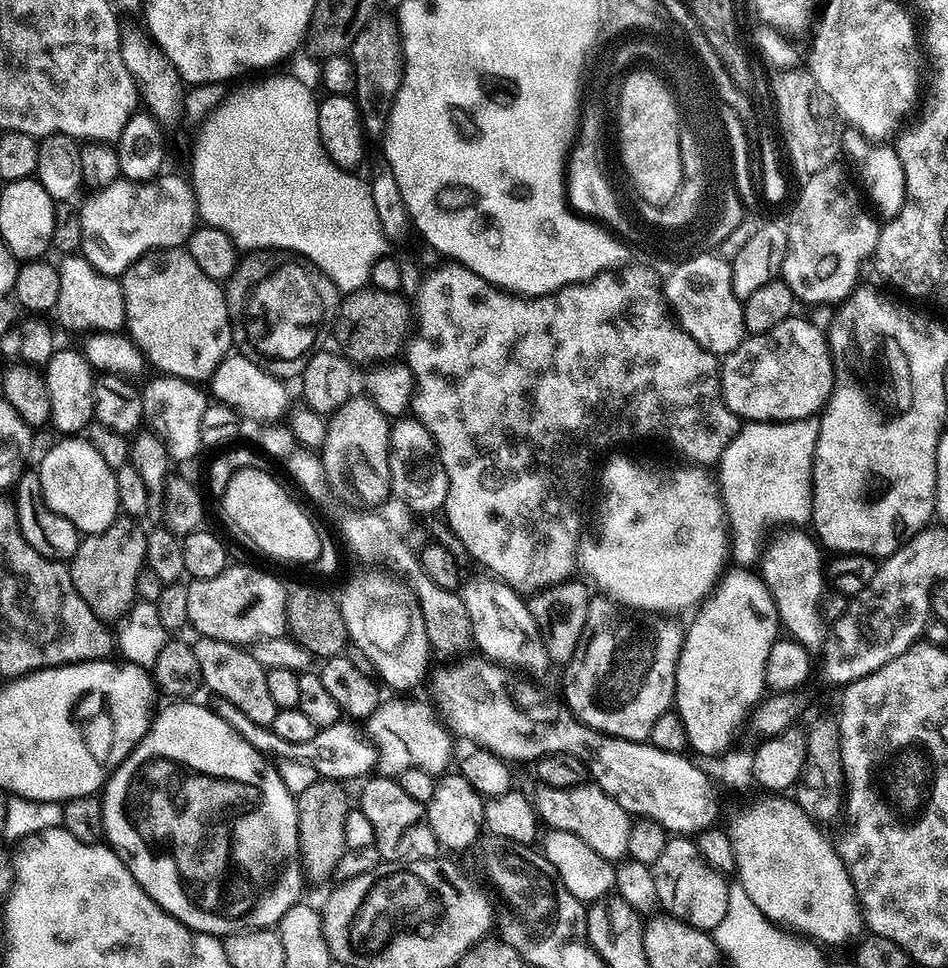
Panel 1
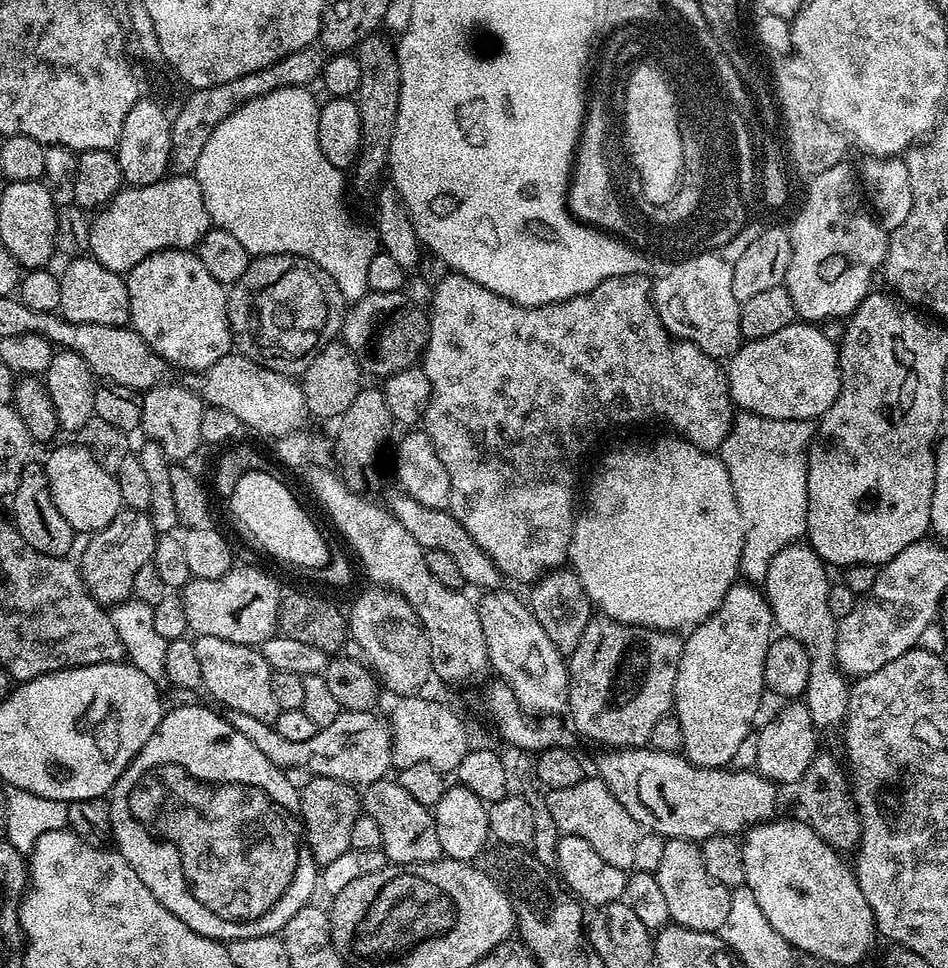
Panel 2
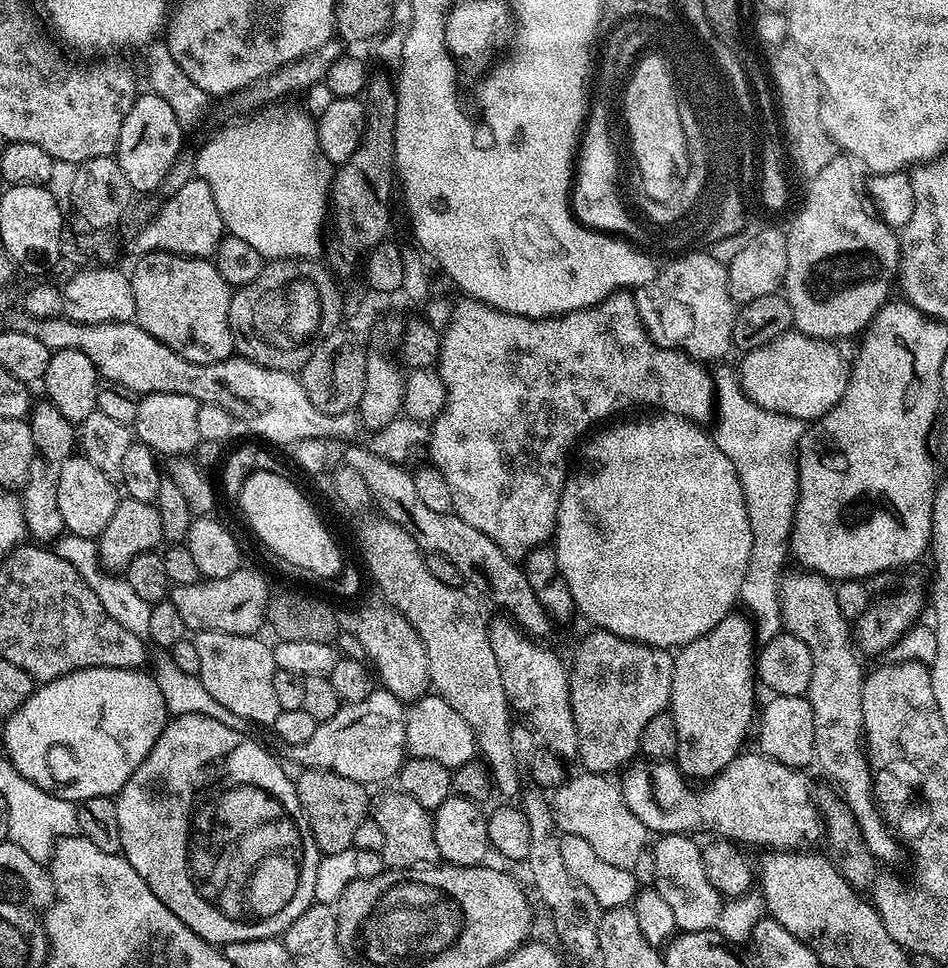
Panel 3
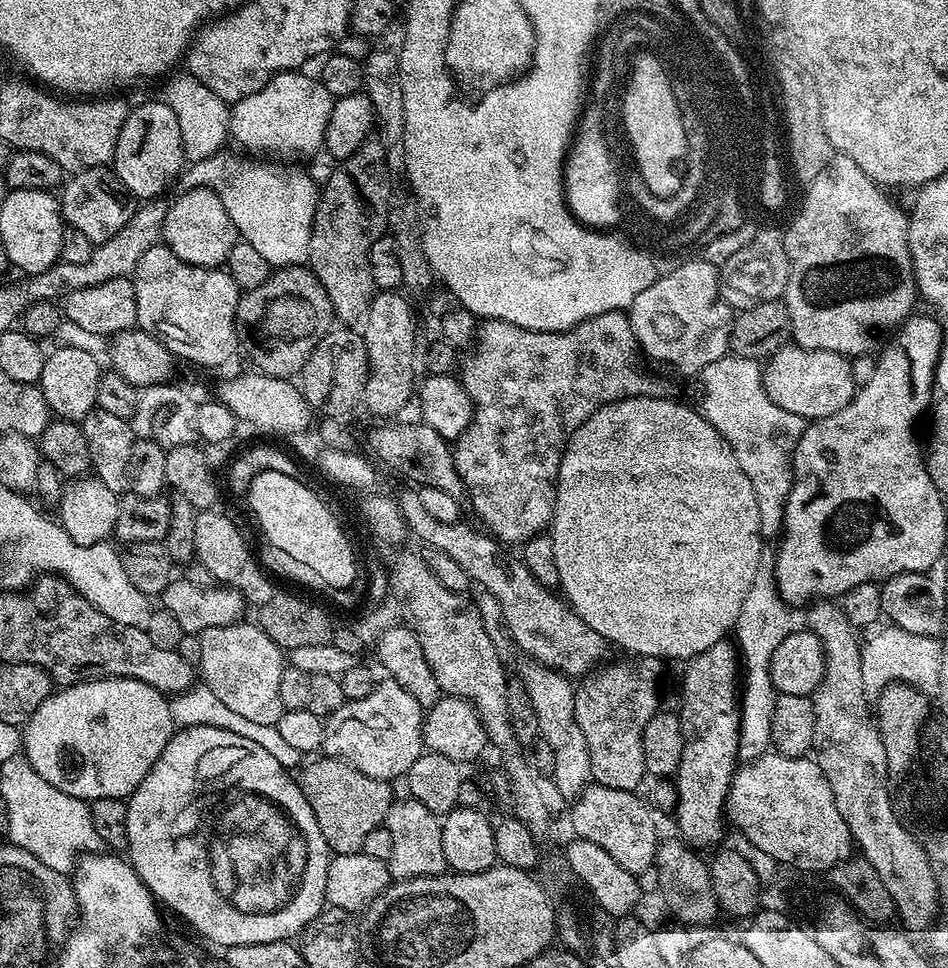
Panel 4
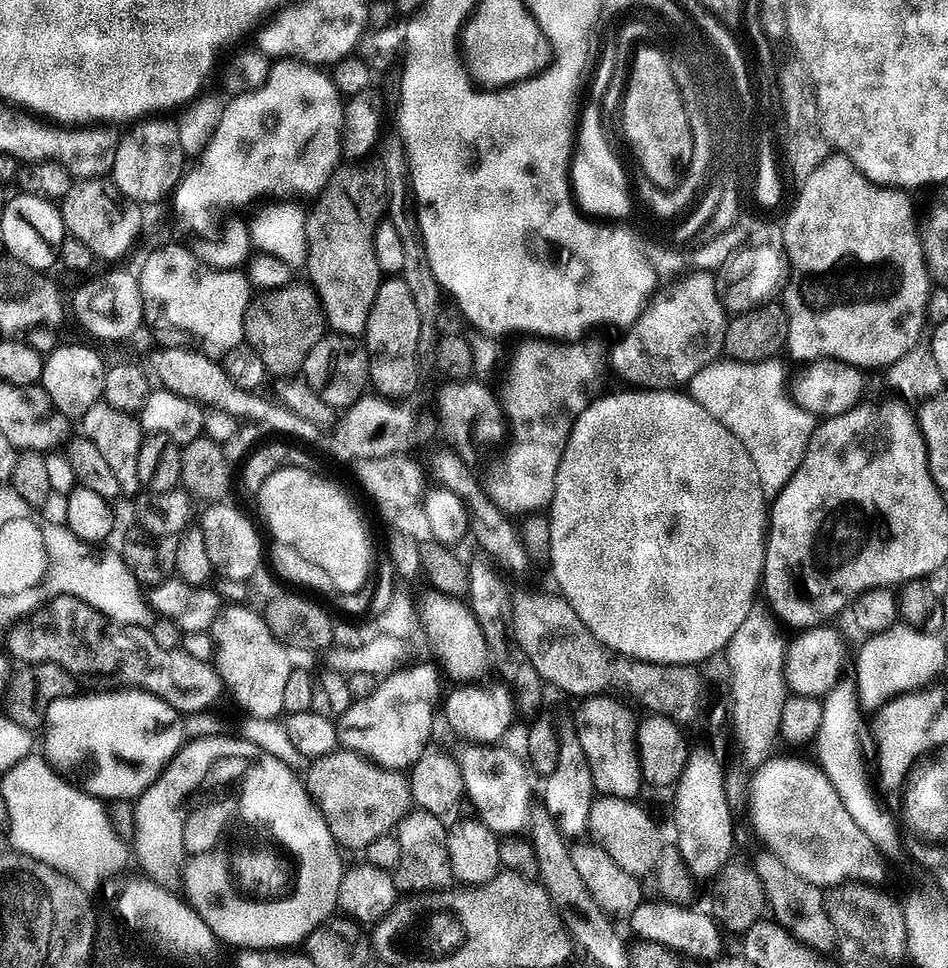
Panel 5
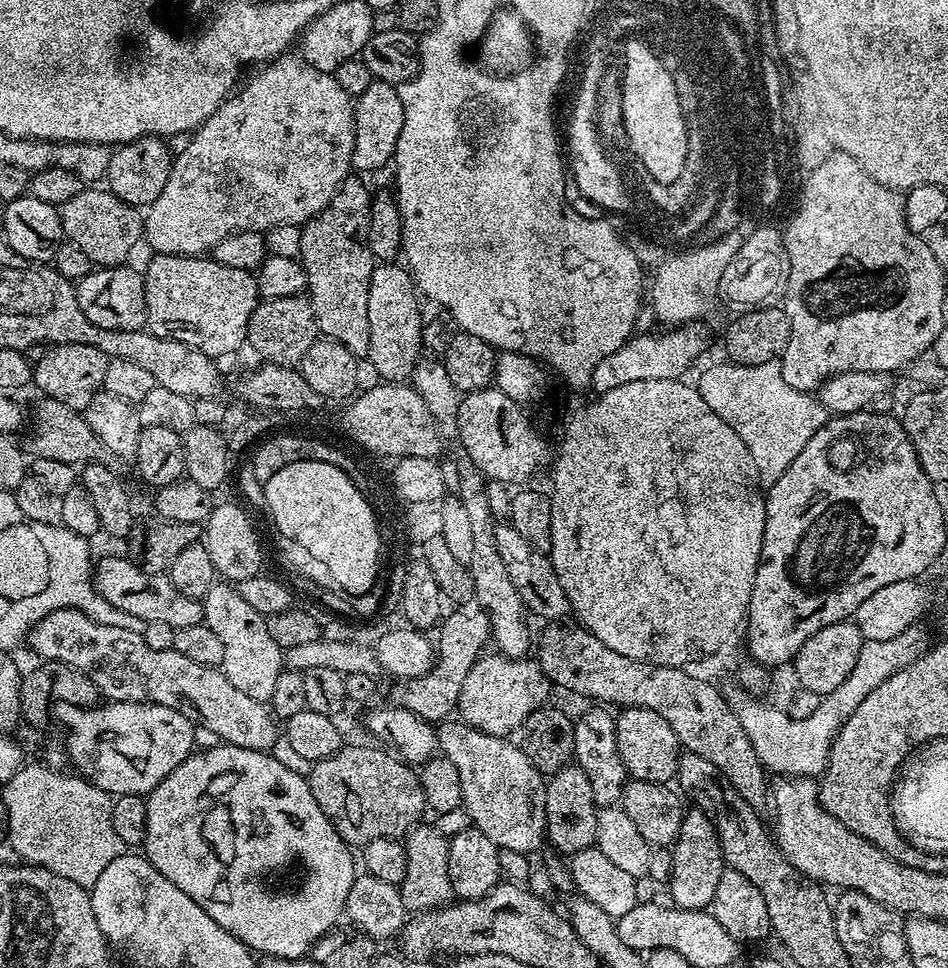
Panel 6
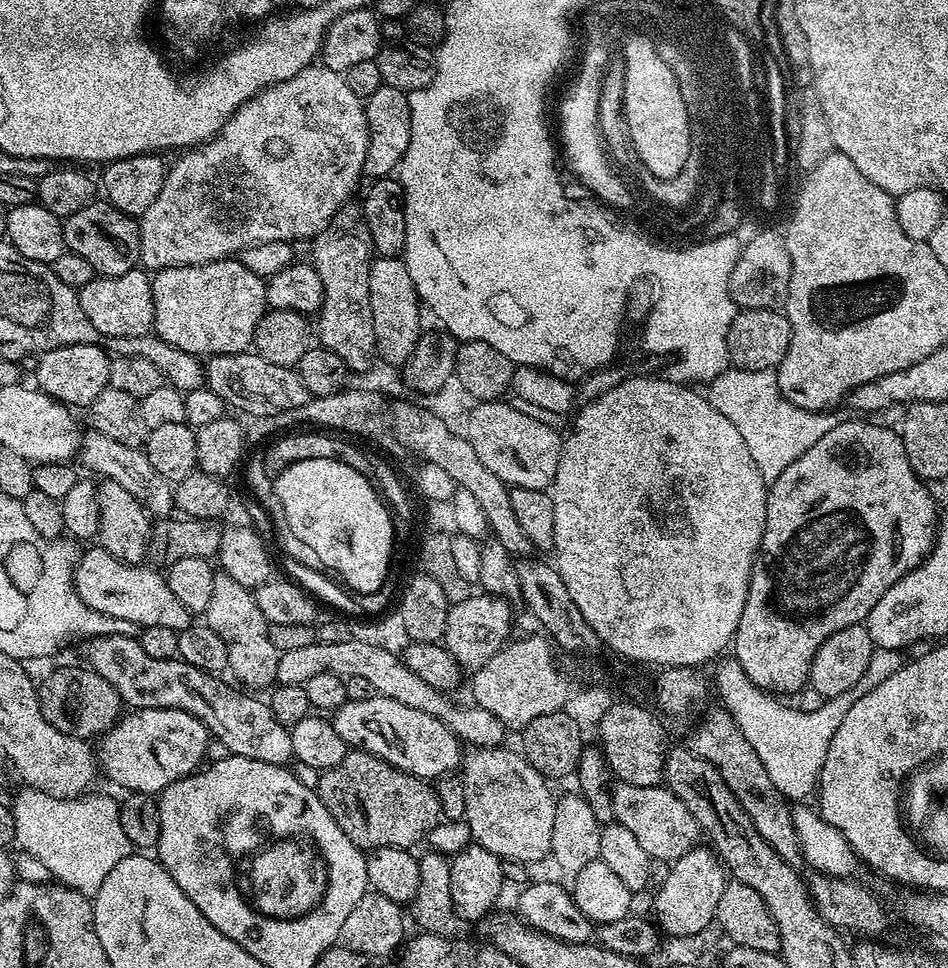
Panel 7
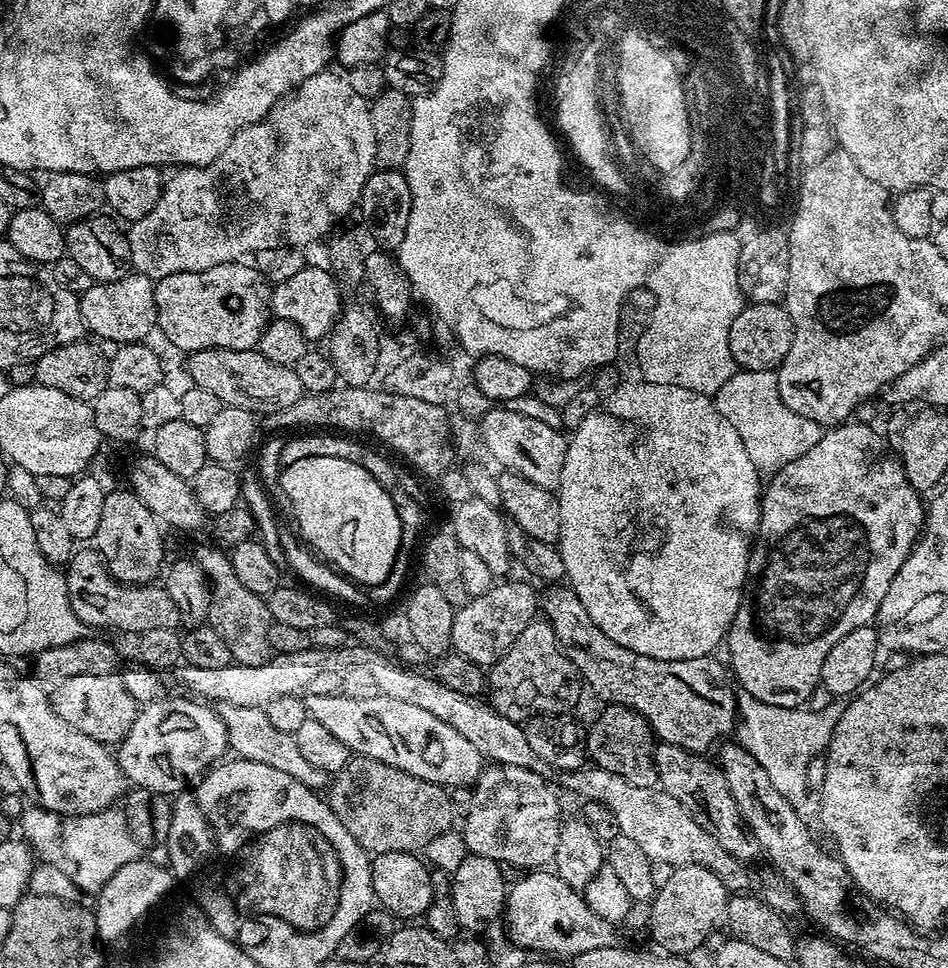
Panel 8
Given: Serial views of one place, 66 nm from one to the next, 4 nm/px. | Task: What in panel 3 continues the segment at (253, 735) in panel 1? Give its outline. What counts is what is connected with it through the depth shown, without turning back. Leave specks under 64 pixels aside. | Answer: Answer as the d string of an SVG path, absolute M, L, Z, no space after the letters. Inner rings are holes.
M378 690L353 704L341 703L334 718L317 723L314 735L302 746L287 746L286 754L301 769L321 768L365 786L380 784L399 773L406 759L406 704L390 691Z

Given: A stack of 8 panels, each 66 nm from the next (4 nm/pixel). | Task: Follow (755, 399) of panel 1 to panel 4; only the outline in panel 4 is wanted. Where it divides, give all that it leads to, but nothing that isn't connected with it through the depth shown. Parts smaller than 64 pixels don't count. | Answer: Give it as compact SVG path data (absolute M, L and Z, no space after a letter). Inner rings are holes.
M789 342L767 357L762 368L766 394L782 410L798 414L806 422L838 414L854 398L858 379L852 373L853 361L830 350L810 350Z

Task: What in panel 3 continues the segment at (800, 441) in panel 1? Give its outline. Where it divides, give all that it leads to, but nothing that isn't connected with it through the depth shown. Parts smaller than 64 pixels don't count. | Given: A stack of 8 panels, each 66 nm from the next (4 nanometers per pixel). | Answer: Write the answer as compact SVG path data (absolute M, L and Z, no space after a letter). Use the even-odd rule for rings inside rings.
M728 368L715 369L716 407L714 412L714 439L717 446L734 462L734 470L742 482L742 490L746 498L746 508L750 518L752 530L752 550L750 562L746 568L746 578L742 582L740 591L741 605L746 606L745 611L753 622L753 631L759 641L772 640L783 631L780 604L780 578L785 575L784 563L790 560L790 541L792 538L792 523L796 521L796 499L800 493L800 470L798 467L798 449L800 440L806 431L805 421L778 414L774 410L766 410L758 406L744 393L738 383L735 371Z

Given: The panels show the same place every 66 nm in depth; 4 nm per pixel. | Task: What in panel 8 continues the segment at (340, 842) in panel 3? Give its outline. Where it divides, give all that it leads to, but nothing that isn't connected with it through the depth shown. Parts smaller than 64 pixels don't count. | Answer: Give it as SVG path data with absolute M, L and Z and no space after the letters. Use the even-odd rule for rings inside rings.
M365 756L349 759L343 770L331 777L326 799L332 812L350 830L354 842L369 854L414 852L453 827L454 805L447 788L414 778L397 768Z

